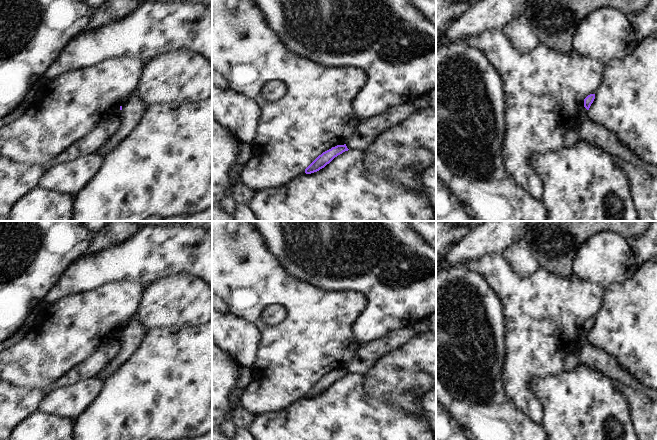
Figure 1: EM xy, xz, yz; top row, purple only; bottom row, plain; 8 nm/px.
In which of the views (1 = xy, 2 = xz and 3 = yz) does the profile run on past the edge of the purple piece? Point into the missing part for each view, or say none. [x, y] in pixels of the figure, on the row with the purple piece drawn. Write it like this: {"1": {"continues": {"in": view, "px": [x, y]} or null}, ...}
{"1": {"continues": null}, "2": {"continues": null}, "3": {"continues": null}}

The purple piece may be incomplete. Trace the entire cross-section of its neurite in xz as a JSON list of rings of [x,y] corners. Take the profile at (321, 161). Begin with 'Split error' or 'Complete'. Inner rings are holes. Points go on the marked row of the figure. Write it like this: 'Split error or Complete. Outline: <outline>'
Complete. Outline: [[[346,144],[344,145],[337,145],[332,147],[331,149],[323,152],[319,155],[306,169],[306,174],[311,174],[314,172],[319,171],[320,169],[324,168],[327,164],[329,164],[335,157],[342,154],[345,151],[348,151]]]

